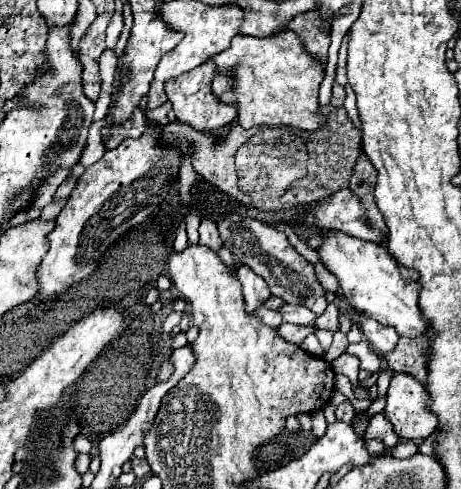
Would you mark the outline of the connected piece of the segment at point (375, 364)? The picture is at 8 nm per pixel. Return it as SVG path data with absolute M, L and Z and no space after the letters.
M365 341L361 343L351 343L349 345L349 353L357 355L361 359L361 369L367 369L371 373L377 373L379 367L381 367L381 359L379 355L371 349L371 345L367 345Z

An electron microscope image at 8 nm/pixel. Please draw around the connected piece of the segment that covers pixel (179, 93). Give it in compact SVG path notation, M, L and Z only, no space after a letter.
M207 61L207 63L203 63L195 69L179 75L179 77L173 77L165 85L165 93L167 93L169 101L173 103L173 111L175 111L177 119L189 123L197 131L219 129L219 127L231 123L237 117L237 109L233 105L227 105L227 103L219 101L219 97L213 93L211 81L213 81L215 73L217 73L217 65L213 61Z

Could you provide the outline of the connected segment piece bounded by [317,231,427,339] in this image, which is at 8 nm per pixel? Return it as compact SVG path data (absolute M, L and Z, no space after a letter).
M321 231L323 243L317 247L321 263L339 279L339 287L343 297L349 301L353 309L371 317L383 325L395 327L395 331L403 337L417 337L427 333L427 323L419 315L419 283L405 283L397 261L387 255L385 245L369 243L355 239L351 235L339 231Z

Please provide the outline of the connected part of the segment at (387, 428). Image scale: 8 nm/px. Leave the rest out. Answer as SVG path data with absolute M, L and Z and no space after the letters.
M381 411L371 418L365 431L364 438L381 439L385 447L393 448L400 441L398 435L394 432L392 424L386 419L385 411Z

